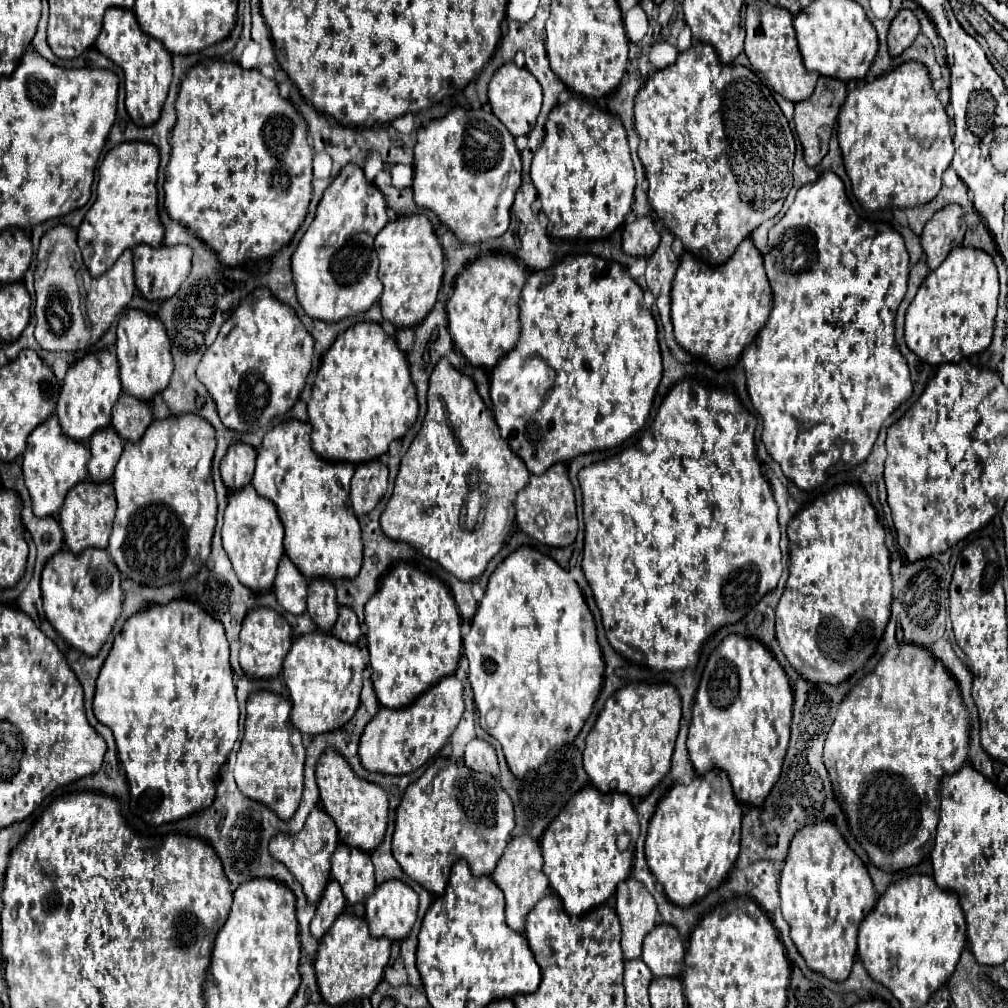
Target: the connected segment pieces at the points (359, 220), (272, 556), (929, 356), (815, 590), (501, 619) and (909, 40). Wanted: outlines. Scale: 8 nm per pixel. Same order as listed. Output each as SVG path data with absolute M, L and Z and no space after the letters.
M347 164L323 192L315 220L293 254L295 290L307 316L323 322L339 322L341 318L369 310L377 302L381 282L377 278L379 258L373 242L387 222L383 194L365 180L359 166Z
M253 486L235 490L229 496L229 504L223 516L223 548L239 576L239 582L253 592L267 592L273 588L277 564L283 556L283 524L275 506L261 498Z
M959 246L943 264L929 272L905 316L905 344L929 364L959 362L965 356L987 350L993 338L997 314L999 278L989 254Z
M841 484L797 512L787 526L789 580L777 606L777 642L791 666L813 684L841 684L875 652L891 616L891 572L885 532L861 484Z
M531 546L511 552L491 574L463 648L469 660L467 674L475 694L479 724L501 744L511 772L519 778L543 766L551 754L575 740L603 686L605 662L581 588L553 558Z
M901 10L889 28L889 36L887 36L887 44L889 44L889 54L895 58L899 56L905 48L909 48L913 44L913 40L917 38L921 26L919 20L915 18L915 14L911 10Z

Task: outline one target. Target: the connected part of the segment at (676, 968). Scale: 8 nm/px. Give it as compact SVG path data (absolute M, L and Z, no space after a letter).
M657 924L643 942L641 960L653 976L681 976L685 946L673 926Z

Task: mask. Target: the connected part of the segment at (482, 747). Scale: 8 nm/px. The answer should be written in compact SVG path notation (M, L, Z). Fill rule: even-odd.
M475 738L465 750L465 766L475 770L475 772L499 776L499 764L497 764L495 748L489 742L479 740L479 738Z

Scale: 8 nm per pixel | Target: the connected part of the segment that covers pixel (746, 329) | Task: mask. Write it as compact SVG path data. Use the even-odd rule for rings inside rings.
M747 238L723 266L707 266L689 252L681 256L671 290L671 320L677 344L705 358L713 368L737 364L743 348L765 326L773 306L773 294L763 270L763 256Z

